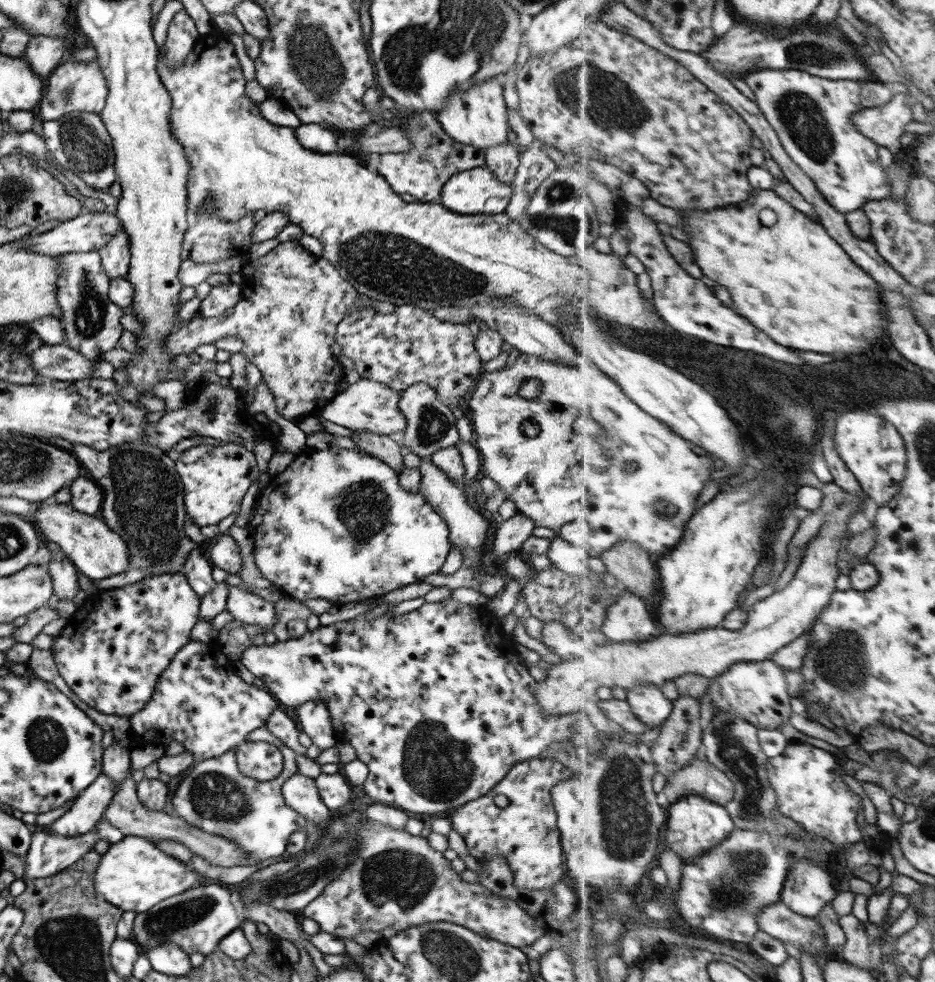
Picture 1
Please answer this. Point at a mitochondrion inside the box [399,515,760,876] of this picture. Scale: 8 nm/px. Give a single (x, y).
(625, 816)

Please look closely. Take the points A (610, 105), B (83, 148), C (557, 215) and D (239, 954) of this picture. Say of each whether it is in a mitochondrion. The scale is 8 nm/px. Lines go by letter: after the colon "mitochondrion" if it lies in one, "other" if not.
A: mitochondrion
B: mitochondrion
C: mitochondrion
D: other

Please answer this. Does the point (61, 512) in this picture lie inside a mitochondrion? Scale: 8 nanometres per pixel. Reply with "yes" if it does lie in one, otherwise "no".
no

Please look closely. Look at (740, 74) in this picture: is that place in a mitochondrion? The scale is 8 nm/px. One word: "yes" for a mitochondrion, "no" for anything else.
no

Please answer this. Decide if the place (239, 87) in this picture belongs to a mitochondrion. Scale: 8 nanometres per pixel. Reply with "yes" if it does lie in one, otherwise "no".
no

